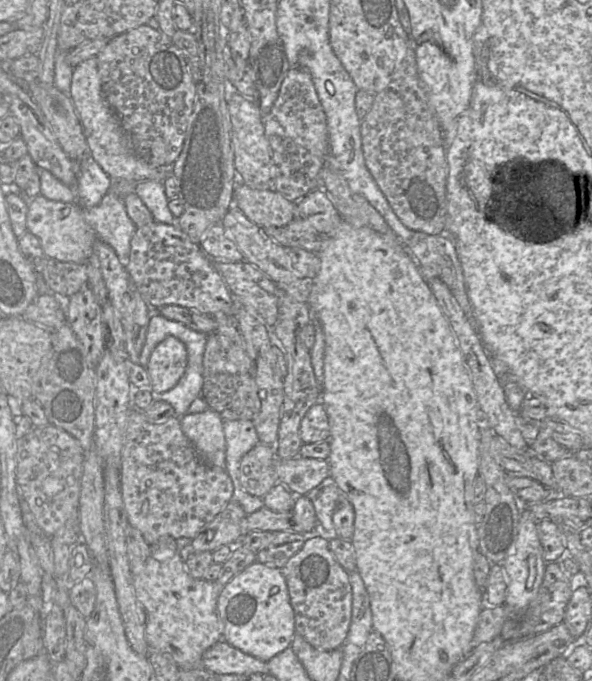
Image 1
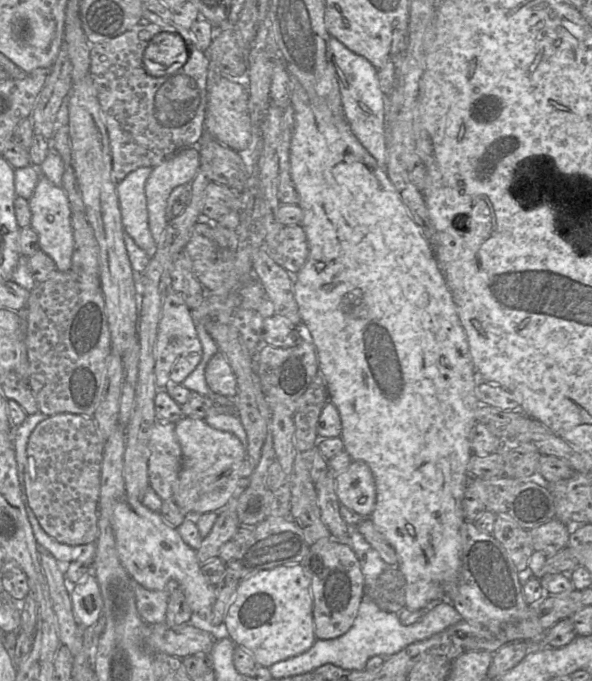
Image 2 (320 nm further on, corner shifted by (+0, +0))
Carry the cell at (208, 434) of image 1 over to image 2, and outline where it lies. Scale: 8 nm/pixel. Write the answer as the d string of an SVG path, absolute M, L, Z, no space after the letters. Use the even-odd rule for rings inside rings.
M183 416L175 423L175 435L182 450L182 467L173 488L173 500L185 517L197 517L207 512L221 511L239 491L238 480L240 468L247 457L246 448L233 433L214 429L203 419Z

